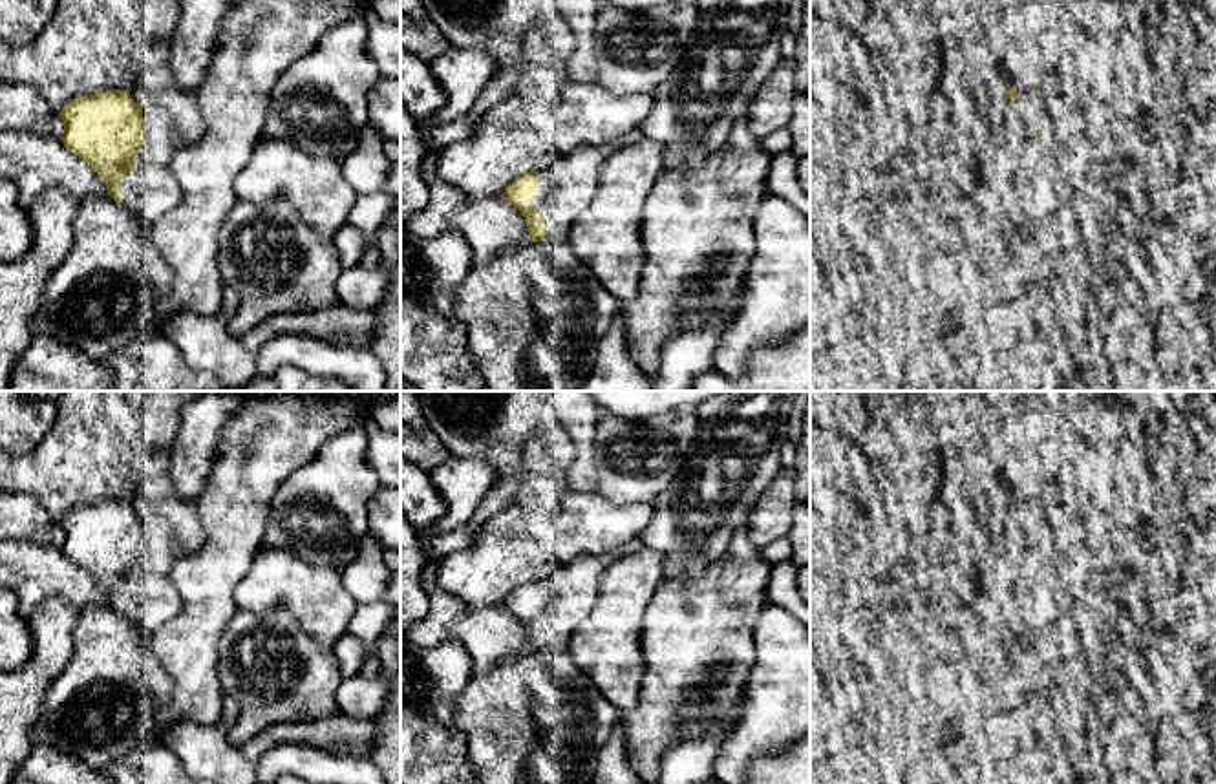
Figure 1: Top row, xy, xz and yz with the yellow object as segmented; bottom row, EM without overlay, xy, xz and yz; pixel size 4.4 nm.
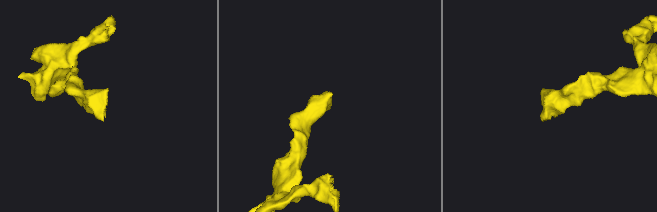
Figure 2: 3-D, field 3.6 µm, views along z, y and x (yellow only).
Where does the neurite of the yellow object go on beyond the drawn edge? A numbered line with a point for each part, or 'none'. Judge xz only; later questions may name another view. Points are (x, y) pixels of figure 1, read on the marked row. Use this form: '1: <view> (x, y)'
1: xz (565, 189)

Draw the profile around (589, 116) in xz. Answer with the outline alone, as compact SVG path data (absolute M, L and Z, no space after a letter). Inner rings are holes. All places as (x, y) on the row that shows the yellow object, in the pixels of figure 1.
M565 80L556 113L554 146L561 155L569 155L578 148L614 144L642 126L653 106L653 93L622 97L598 82Z

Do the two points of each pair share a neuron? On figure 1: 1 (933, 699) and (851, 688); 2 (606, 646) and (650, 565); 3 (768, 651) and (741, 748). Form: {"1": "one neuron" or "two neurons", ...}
{"1": "one neuron", "2": "one neuron", "3": "one neuron"}

